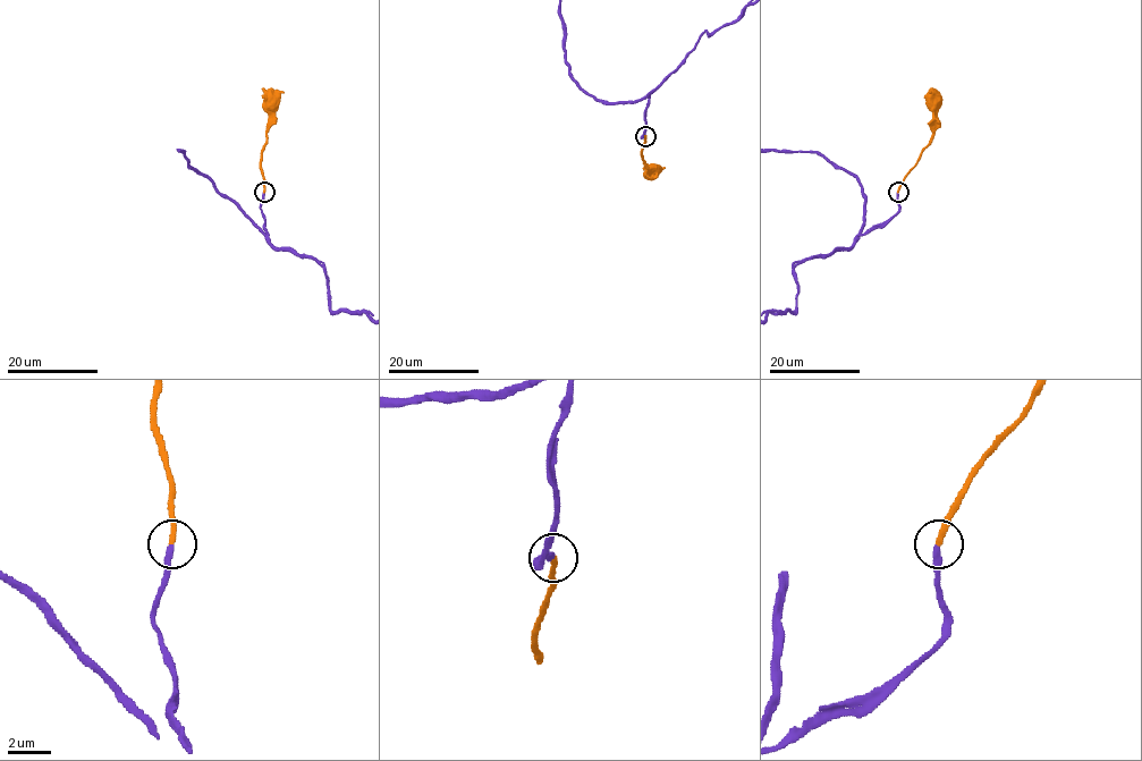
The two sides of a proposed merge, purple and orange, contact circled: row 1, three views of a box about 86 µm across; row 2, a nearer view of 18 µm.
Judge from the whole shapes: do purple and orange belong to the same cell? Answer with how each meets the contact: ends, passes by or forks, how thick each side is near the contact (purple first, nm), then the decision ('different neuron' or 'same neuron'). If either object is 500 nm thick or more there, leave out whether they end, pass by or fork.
purple ends | orange ends | 280/280 nm | same neuron

